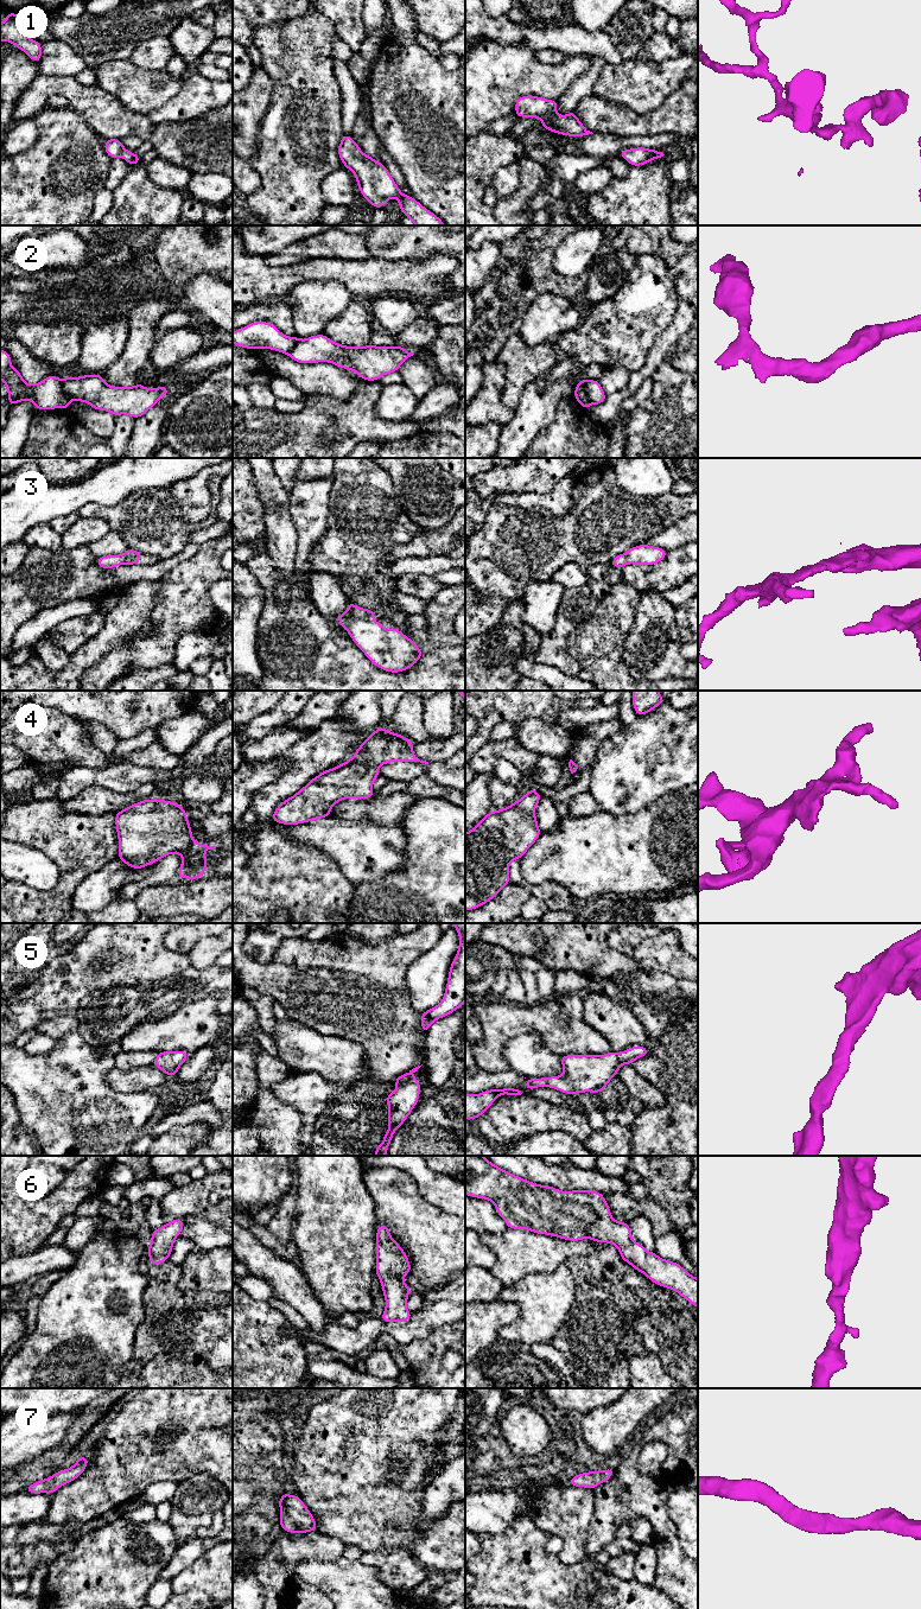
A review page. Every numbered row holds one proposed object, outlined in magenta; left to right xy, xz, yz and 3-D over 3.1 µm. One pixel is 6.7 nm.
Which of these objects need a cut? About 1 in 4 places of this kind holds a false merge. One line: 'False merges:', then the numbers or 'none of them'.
False merges: 2

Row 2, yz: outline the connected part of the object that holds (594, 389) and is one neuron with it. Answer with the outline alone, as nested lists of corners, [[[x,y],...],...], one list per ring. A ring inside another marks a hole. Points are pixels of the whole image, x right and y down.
[[[584,379],[584,388],[592,405],[601,405],[605,401],[606,395],[603,392],[603,388],[599,384],[598,380],[585,380]]]

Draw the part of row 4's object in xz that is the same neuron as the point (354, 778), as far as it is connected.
[[[379,726],[347,762],[322,771],[298,793],[284,800],[272,820],[287,826],[331,816],[331,807],[344,799],[374,796],[374,781],[382,764],[390,762],[425,763],[413,752],[414,743],[400,733]]]

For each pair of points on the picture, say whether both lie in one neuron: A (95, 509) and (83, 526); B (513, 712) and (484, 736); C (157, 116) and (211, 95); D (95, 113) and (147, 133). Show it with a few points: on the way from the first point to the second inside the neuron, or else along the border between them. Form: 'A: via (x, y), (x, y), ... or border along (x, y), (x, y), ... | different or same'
A: border along (81, 515), (102, 519), (112, 529) | different
B: via (503, 711), (500, 711), (484, 726) | same
C: via (170, 112), (186, 105), (198, 95) | same
D: via (108, 118), (119, 122), (134, 123) | same

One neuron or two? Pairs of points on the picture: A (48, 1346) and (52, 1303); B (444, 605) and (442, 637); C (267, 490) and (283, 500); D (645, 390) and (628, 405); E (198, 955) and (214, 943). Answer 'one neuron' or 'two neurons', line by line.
A: one neuron
B: one neuron
C: one neuron
D: one neuron
E: one neuron

